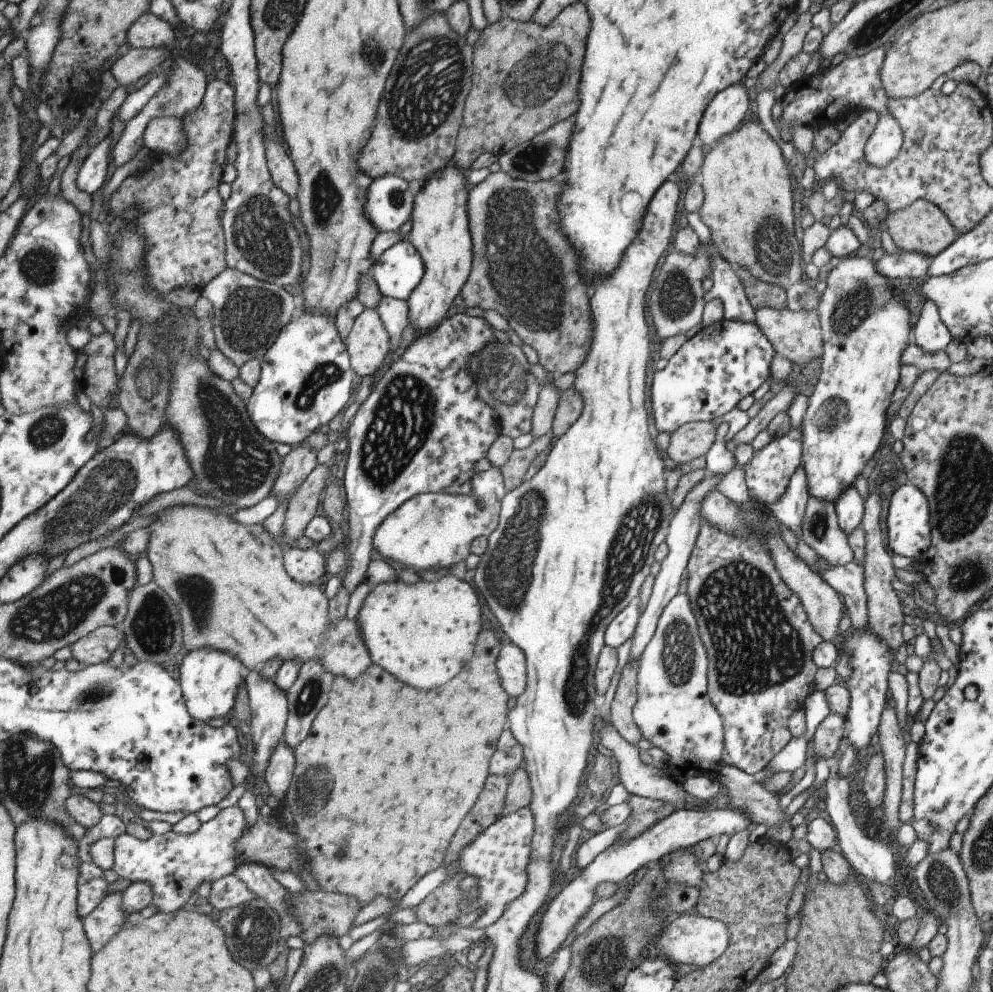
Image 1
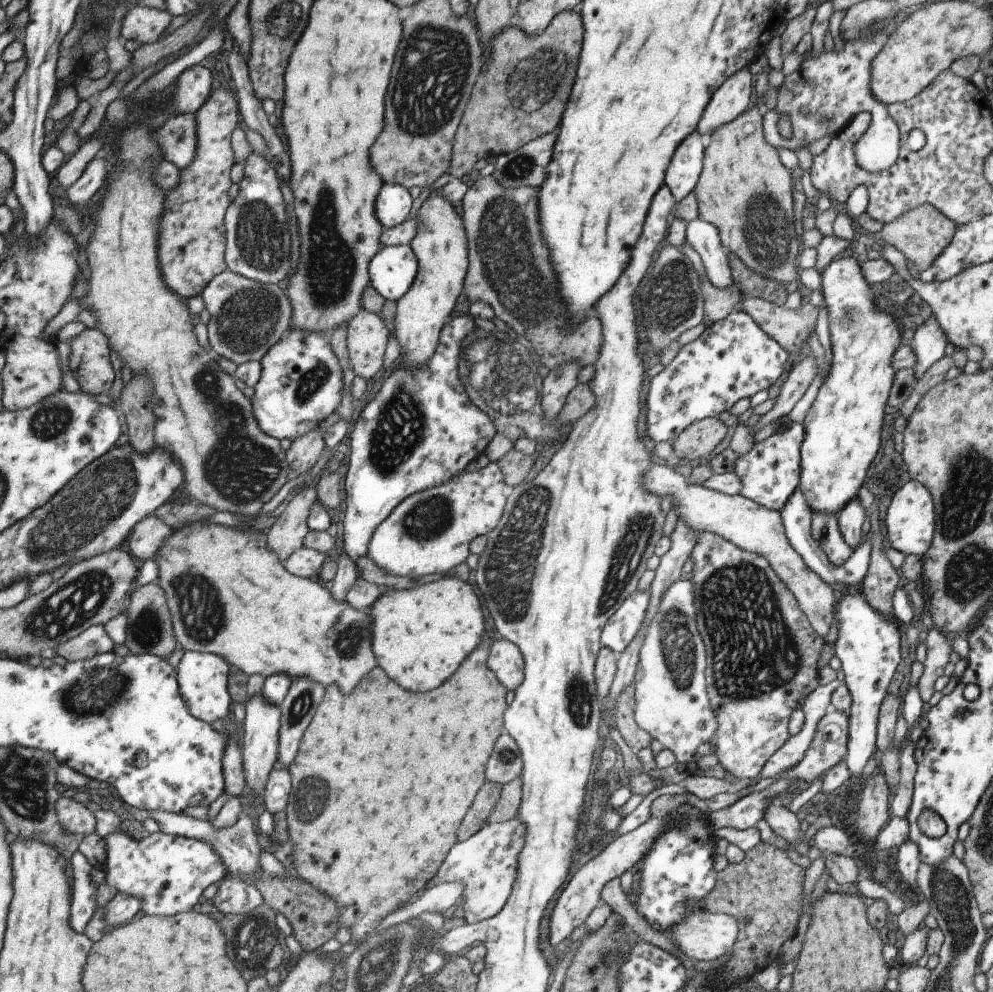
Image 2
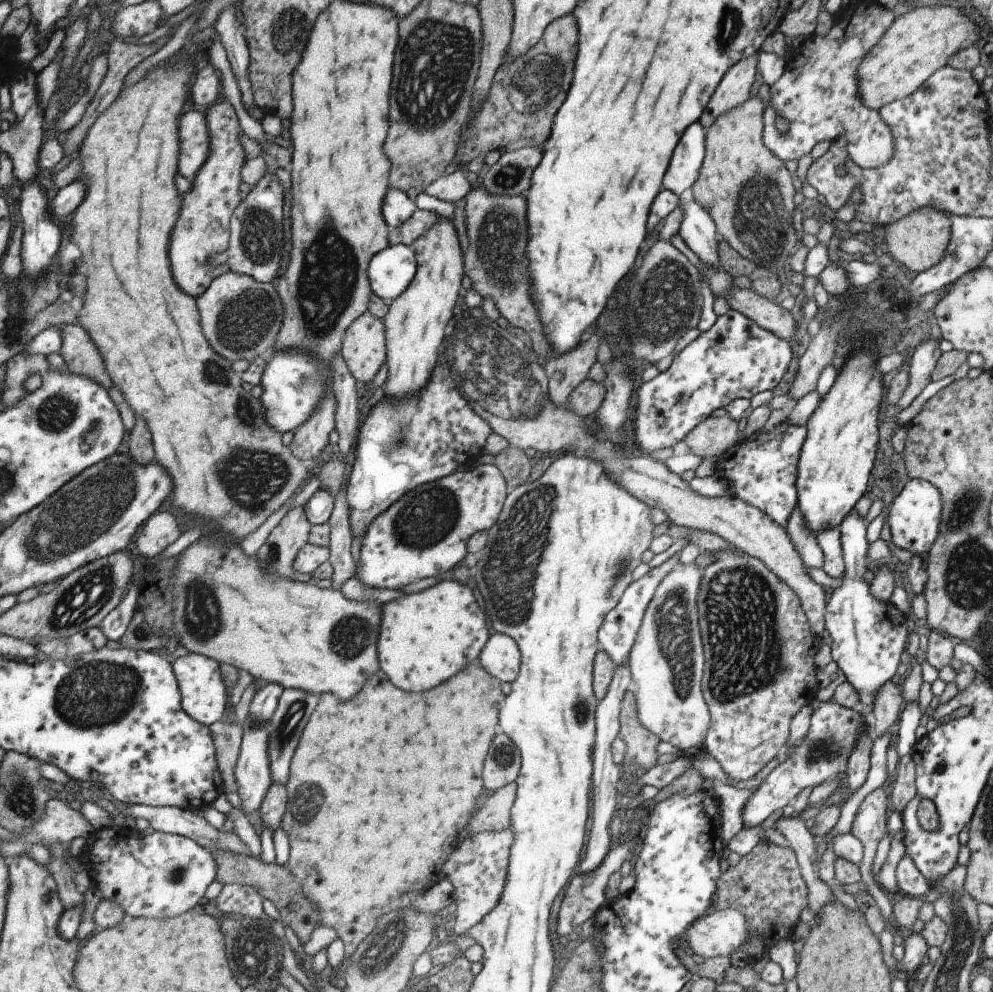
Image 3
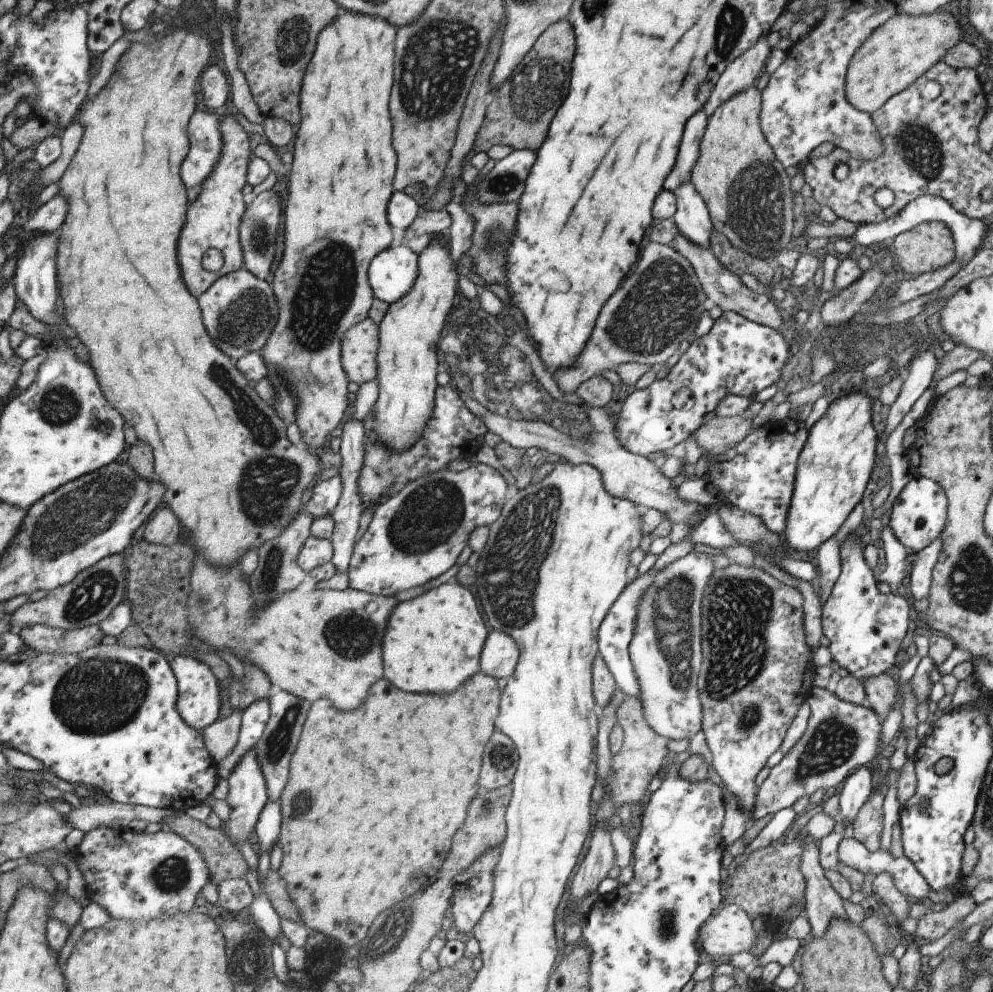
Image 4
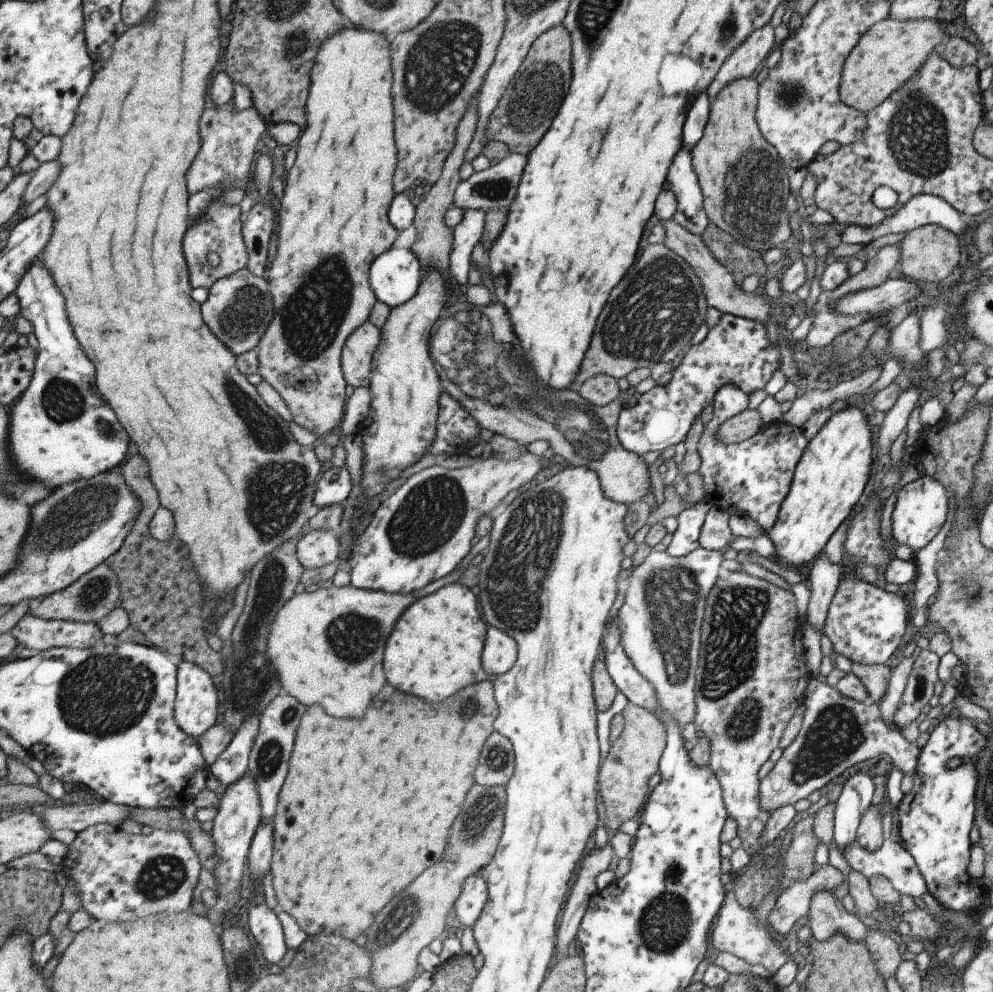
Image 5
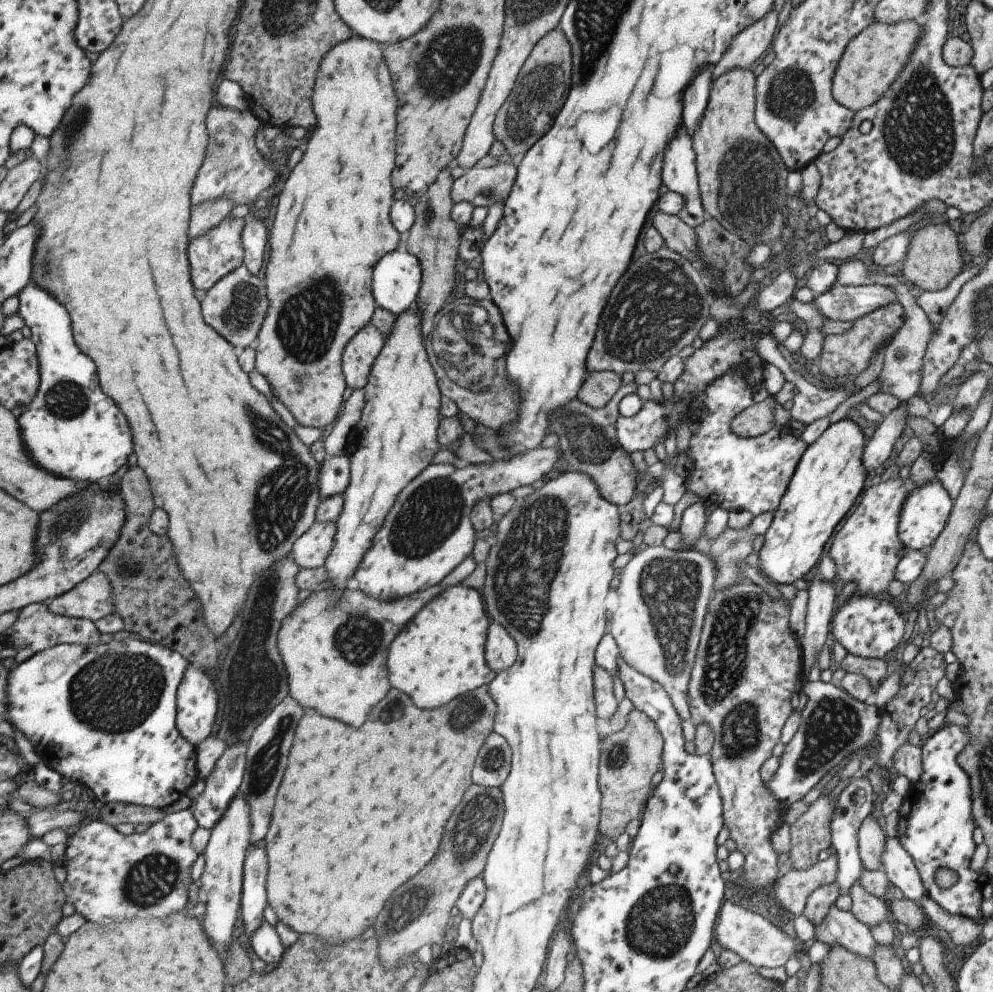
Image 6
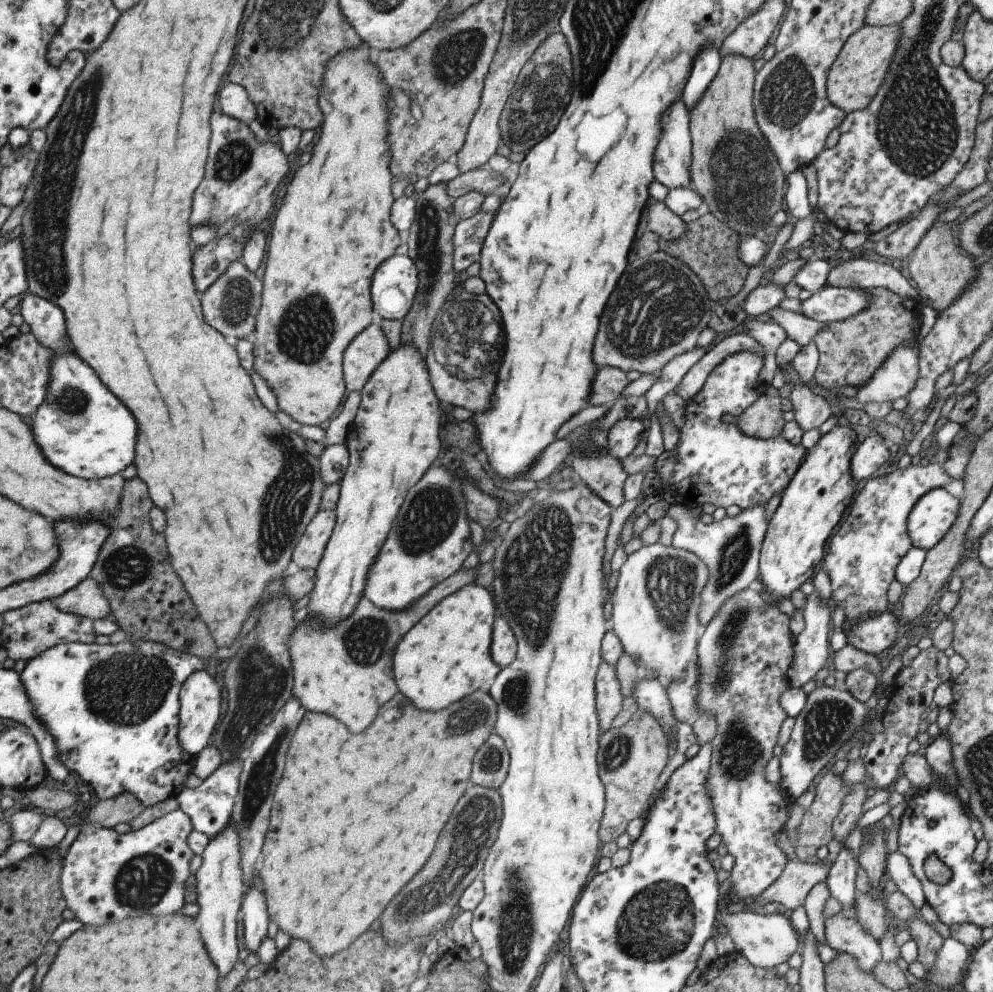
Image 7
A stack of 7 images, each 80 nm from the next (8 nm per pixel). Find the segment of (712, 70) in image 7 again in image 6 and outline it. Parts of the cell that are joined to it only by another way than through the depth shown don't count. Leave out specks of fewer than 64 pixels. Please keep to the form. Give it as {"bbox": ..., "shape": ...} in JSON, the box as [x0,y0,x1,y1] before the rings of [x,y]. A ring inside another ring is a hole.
{"bbox":[681,67,712,136],"shape":[[[712,67],[705,68],[683,90],[683,120],[681,122],[687,130],[687,136],[691,136],[699,126],[699,120],[707,106],[707,96],[710,93],[712,80]]]}

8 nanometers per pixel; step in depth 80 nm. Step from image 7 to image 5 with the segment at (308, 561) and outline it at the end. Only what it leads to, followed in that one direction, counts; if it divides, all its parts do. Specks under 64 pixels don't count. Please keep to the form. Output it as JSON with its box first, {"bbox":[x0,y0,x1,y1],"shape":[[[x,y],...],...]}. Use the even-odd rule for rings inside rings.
{"bbox":[296,529,340,569],"shape":[[[306,529],[297,541],[296,557],[304,569],[314,569],[338,560],[340,542],[333,533]]]}

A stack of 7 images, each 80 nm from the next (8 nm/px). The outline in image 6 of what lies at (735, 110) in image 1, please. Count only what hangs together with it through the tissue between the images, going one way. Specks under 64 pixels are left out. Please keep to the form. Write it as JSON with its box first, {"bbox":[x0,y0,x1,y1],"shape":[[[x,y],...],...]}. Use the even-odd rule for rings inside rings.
{"bbox":[712,10,777,80],"shape":[[[771,10],[732,38],[723,56],[712,66],[713,80],[731,69],[752,70],[770,49],[777,28],[777,14]]]}

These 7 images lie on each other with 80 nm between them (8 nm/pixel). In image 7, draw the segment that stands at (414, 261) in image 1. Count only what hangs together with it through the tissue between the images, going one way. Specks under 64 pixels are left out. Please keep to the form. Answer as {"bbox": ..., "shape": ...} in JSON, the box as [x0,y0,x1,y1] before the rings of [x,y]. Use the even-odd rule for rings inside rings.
{"bbox":[370,253,418,322],"shape":[[[393,253],[378,264],[370,282],[375,319],[401,322],[417,292],[418,274],[409,256]]]}

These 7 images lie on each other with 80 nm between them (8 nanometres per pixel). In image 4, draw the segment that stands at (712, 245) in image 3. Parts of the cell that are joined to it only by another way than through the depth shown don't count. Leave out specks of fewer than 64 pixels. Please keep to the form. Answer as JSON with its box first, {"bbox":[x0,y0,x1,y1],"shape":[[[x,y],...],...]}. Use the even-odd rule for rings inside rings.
{"bbox":[672,180,713,249],"shape":[[[689,180],[672,193],[676,200],[676,209],[672,215],[678,234],[699,248],[709,249],[713,228],[703,199]]]}

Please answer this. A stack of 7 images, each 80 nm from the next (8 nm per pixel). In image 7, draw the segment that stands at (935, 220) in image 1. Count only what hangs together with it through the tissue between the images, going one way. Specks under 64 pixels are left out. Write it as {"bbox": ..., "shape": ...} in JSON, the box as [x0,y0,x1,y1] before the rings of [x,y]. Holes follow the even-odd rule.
{"bbox":[905,222,976,313],"shape":[[[943,222],[931,225],[923,236],[920,236],[917,246],[905,261],[908,263],[907,274],[919,289],[918,294],[927,298],[929,307],[937,313],[957,298],[966,284],[970,283],[976,271],[972,257],[968,254],[963,256],[959,252],[959,248],[953,242],[951,227]]]}

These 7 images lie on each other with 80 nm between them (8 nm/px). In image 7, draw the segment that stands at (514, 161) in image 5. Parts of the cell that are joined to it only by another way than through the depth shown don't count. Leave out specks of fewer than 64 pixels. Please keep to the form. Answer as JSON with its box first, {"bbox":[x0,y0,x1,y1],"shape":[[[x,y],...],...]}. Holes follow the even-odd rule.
{"bbox":[446,166,506,200],"shape":[[[487,166],[476,168],[475,170],[460,173],[455,178],[447,181],[446,193],[451,200],[457,200],[460,196],[468,192],[476,192],[486,197],[495,192],[495,189],[506,181],[502,175],[492,176]]]}

